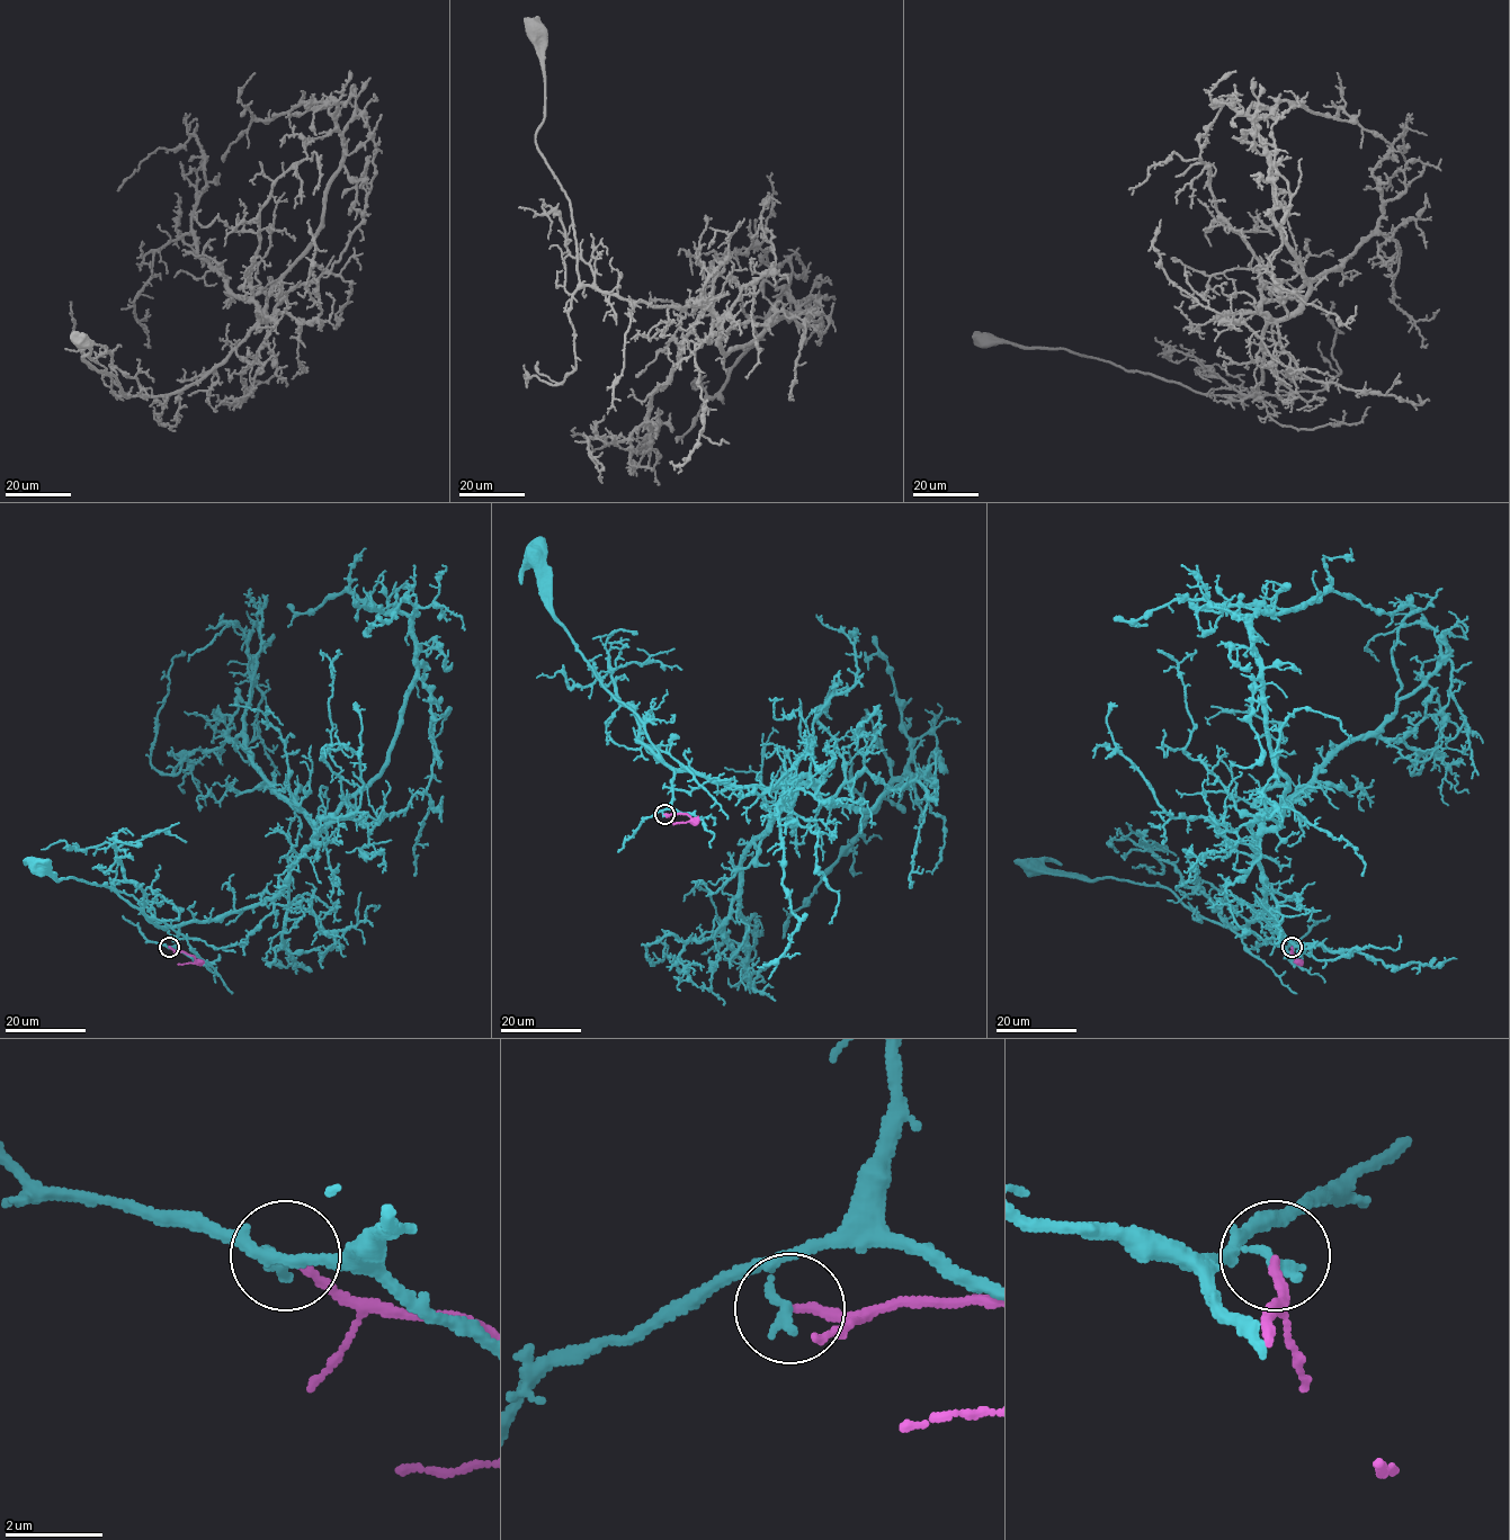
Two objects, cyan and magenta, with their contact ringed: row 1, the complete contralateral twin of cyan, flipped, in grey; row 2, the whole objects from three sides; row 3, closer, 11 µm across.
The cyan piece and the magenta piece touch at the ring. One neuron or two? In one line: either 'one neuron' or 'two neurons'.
two neurons

